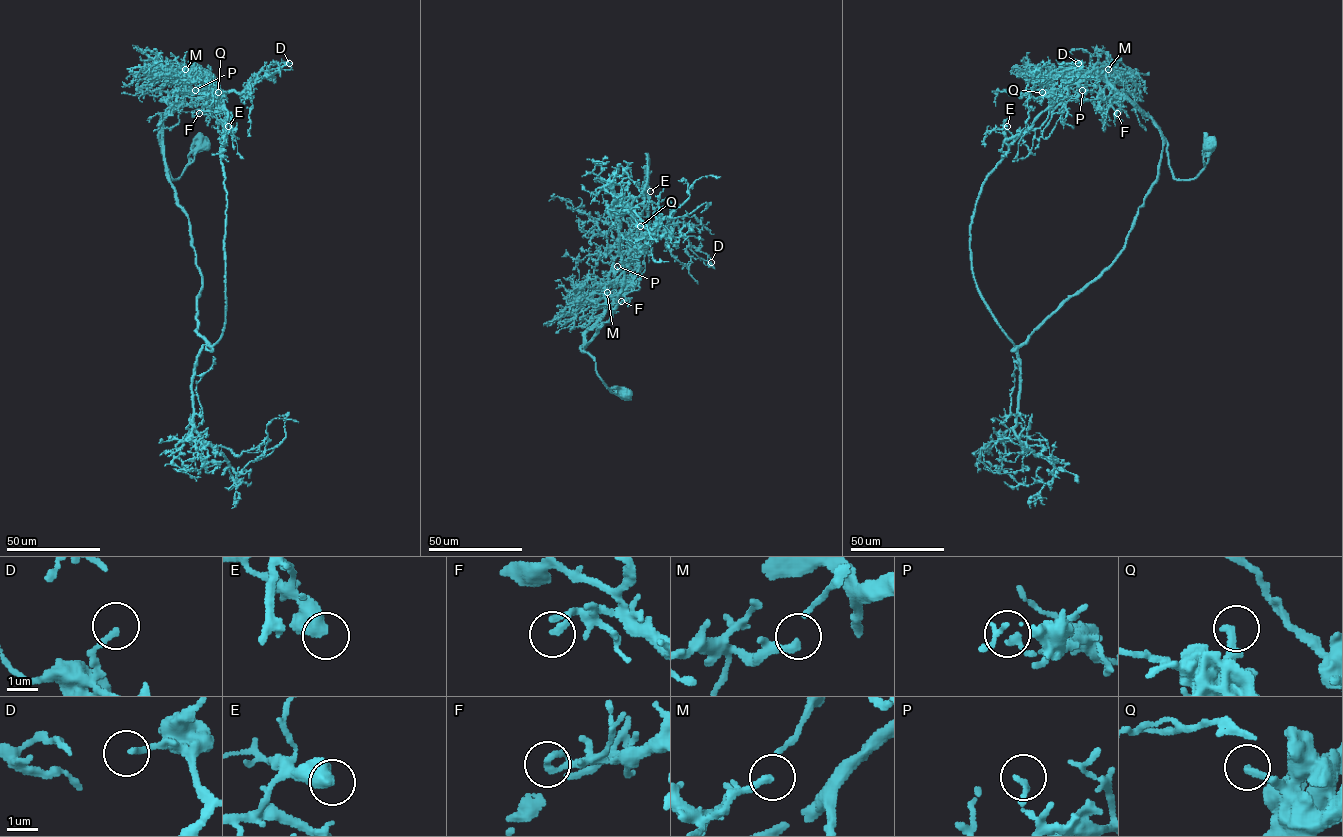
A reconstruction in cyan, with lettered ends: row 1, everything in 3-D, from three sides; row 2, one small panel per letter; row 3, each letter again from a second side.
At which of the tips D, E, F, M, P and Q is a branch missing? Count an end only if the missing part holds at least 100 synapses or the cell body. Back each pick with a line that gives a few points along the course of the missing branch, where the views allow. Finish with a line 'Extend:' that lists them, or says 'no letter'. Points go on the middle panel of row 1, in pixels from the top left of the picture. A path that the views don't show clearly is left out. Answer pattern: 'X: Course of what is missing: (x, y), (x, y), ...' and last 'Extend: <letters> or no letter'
Extend: no letter

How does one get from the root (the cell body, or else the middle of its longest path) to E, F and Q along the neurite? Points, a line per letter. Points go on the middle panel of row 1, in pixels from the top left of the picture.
E: (626, 394), (606, 385), (580, 347), (644, 270), (649, 220), (643, 203), (650, 191)
F: (626, 394), (608, 388), (594, 359), (580, 350), (587, 330), (624, 294), (621, 301)
Q: (626, 394), (606, 385), (594, 359), (580, 347), (605, 310), (605, 288), (632, 259), (643, 235), (640, 226)

